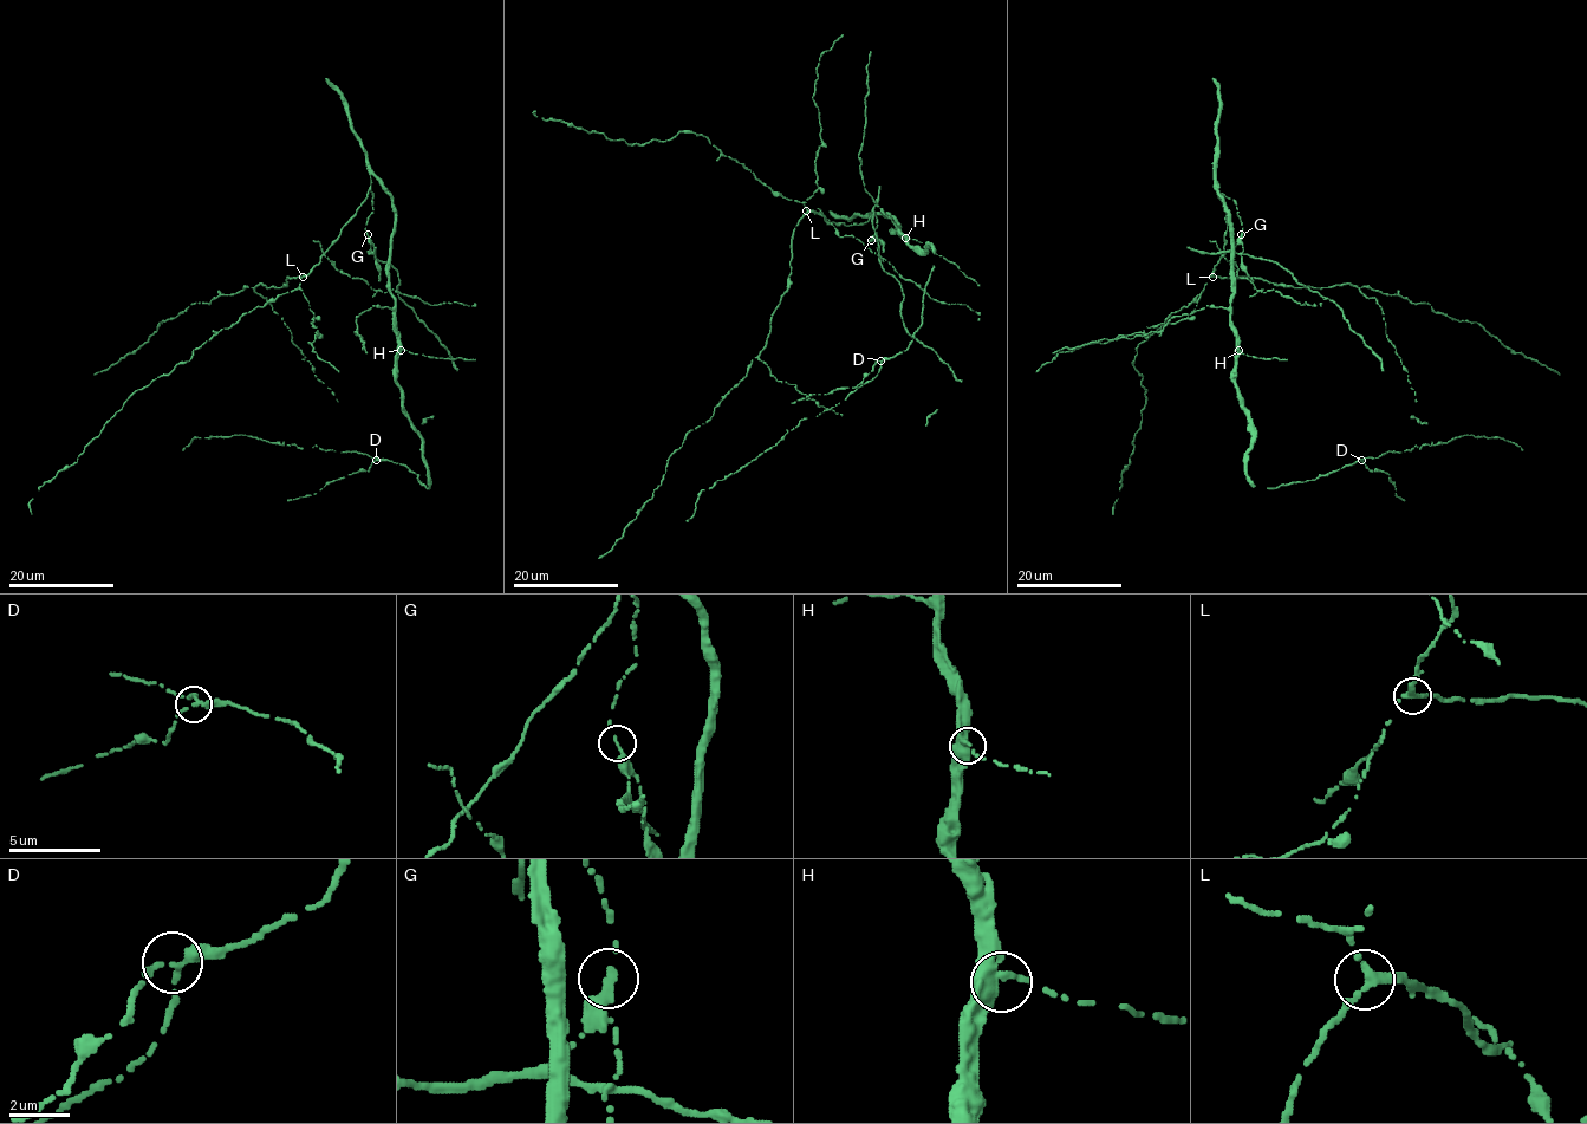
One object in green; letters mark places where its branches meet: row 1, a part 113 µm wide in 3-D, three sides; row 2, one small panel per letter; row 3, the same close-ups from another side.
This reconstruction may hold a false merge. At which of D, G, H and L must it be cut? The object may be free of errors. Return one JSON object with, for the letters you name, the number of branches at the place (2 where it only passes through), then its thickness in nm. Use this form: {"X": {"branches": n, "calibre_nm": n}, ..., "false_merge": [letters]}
{"G": {"branches": 1, "calibre_nm": 320}, "false_merge": ["G"]}

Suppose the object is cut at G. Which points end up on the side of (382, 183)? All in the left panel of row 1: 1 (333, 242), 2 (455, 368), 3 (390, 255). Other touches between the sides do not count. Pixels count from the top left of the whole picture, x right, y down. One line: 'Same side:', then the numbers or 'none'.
Same side: 1, 3

